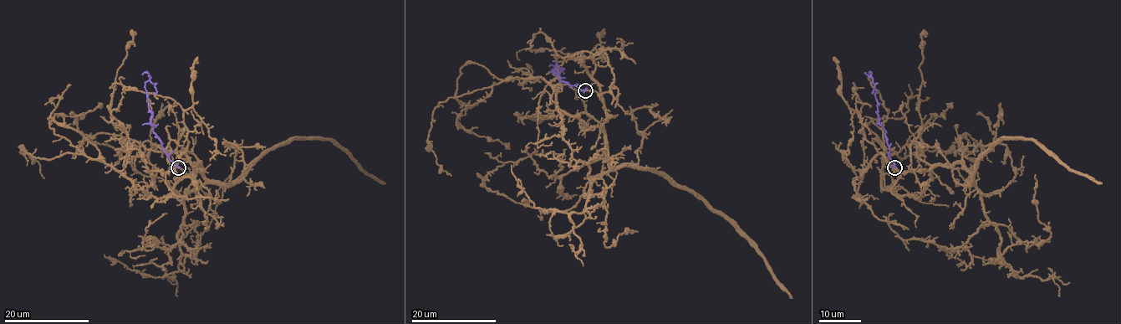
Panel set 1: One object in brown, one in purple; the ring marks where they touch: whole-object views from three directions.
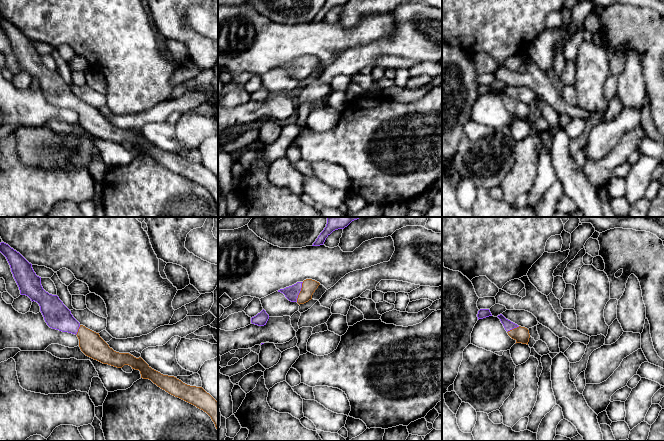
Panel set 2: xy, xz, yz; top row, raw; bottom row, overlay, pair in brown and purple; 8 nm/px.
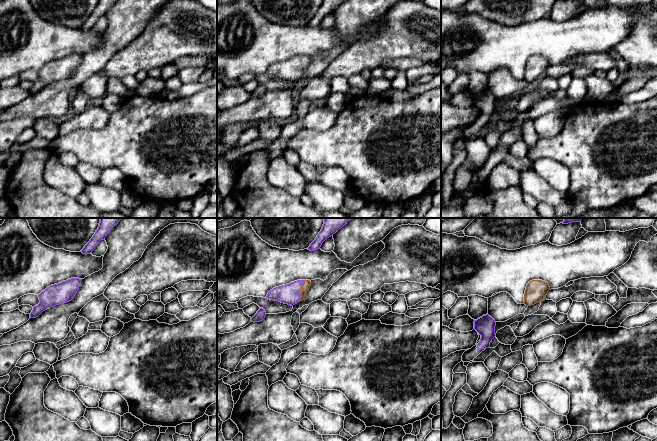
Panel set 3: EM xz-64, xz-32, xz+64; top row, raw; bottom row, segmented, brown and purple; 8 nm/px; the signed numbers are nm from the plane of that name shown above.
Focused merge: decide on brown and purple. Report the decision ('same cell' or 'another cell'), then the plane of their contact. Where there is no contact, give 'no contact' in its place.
same cell | xz

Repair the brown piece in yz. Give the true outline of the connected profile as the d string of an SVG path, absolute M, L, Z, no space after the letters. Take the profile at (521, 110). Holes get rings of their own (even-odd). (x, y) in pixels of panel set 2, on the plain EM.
M502 90L497 92L503 100L508 111L516 117L516 119L527 120L529 118L529 106L525 103L518 102L517 100L506 95Z

